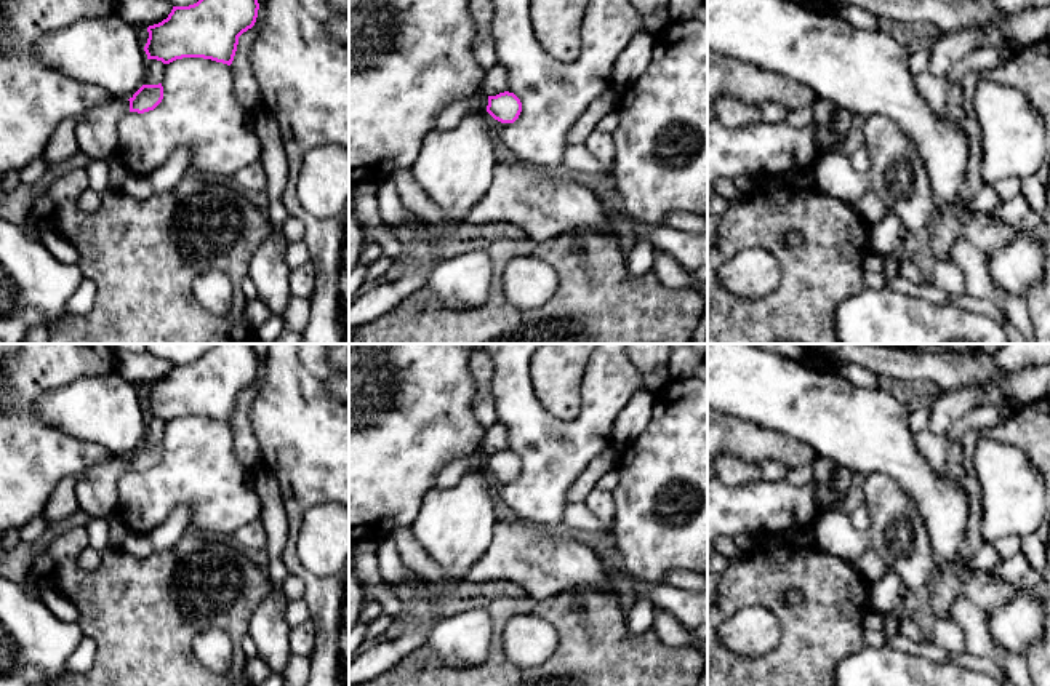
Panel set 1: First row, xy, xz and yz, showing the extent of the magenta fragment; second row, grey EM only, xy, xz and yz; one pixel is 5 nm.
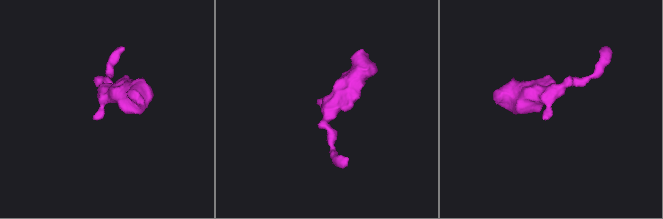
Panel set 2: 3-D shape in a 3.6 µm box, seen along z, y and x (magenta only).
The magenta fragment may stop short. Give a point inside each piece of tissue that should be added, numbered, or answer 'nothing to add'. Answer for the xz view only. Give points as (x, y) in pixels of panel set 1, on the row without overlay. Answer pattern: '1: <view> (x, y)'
1: xz (450, 474)

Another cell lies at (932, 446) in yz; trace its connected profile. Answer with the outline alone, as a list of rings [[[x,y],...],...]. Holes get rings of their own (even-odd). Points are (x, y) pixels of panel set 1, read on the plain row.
[[[928,429],[920,430],[914,435],[917,451],[933,467],[938,475],[946,473],[946,453],[948,443],[943,435],[936,435]]]

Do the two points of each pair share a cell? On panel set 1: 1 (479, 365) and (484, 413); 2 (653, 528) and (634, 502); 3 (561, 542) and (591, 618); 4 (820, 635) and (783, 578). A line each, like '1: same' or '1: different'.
1: same
2: same
3: different
4: same

